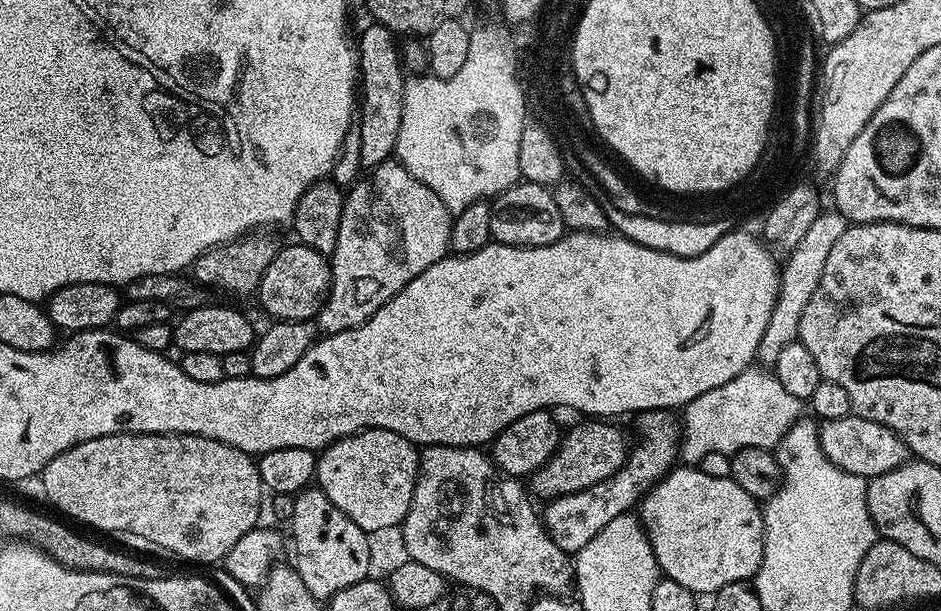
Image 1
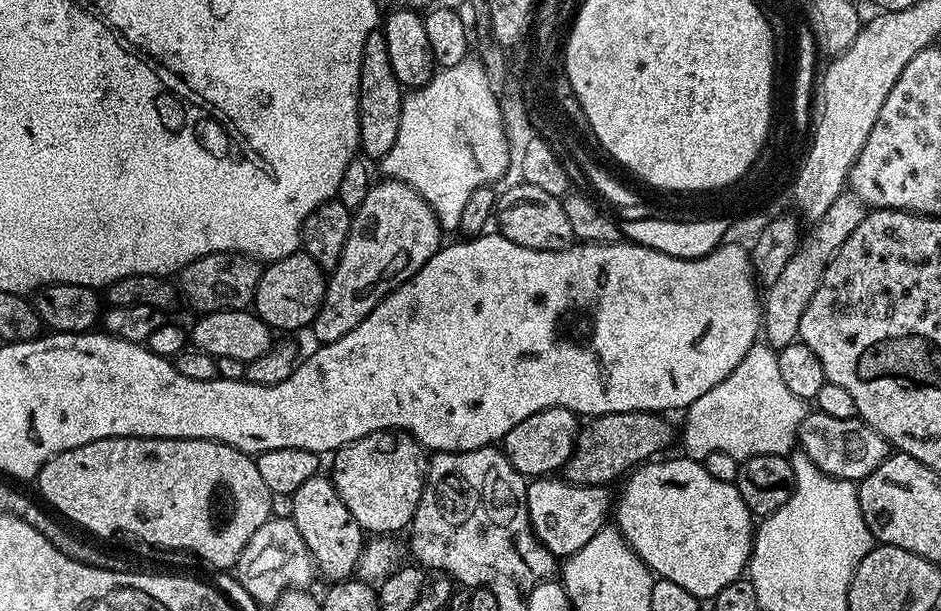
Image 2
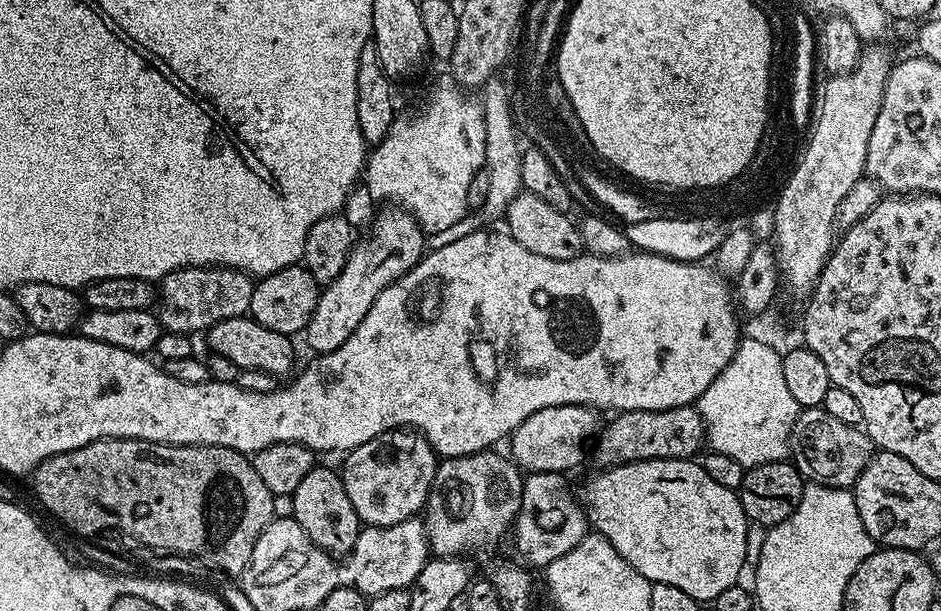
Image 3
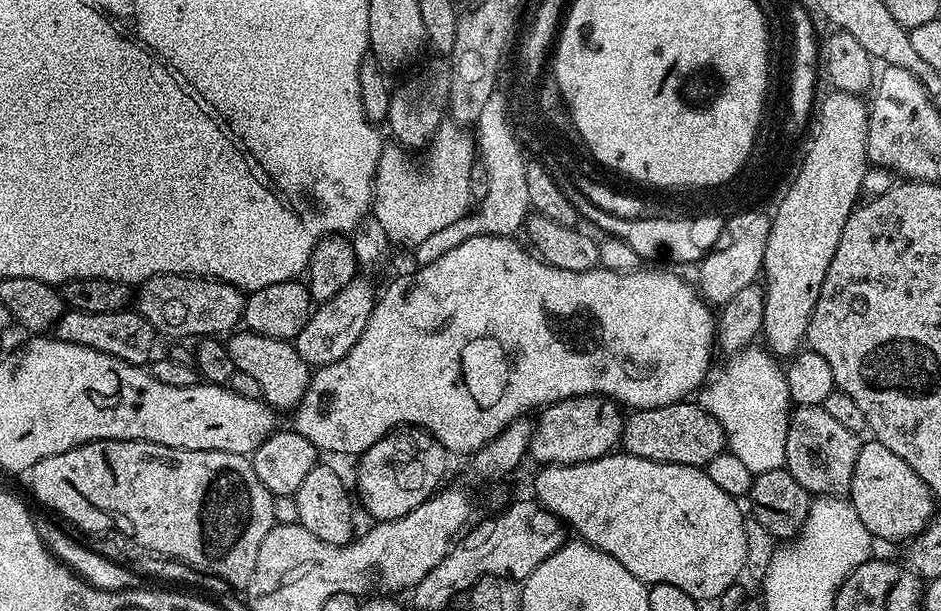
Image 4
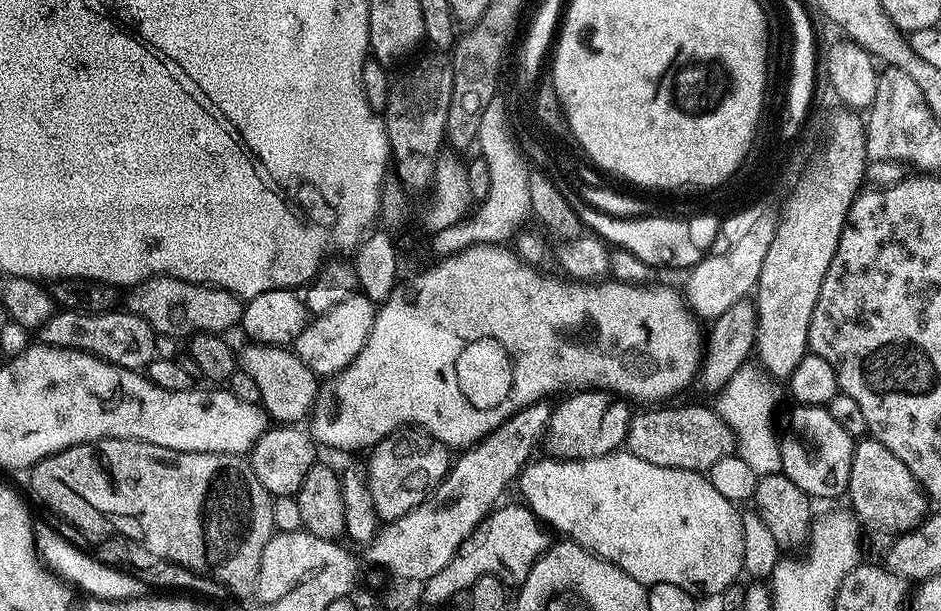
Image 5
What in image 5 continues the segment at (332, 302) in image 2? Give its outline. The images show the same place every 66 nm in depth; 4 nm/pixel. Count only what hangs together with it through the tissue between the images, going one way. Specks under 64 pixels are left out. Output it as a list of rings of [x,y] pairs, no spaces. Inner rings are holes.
[[[357,294],[348,298],[346,302],[340,302],[338,306],[334,306],[334,310],[309,319],[308,325],[296,339],[294,345],[296,356],[302,358],[302,362],[310,366],[310,370],[315,372],[317,377],[335,376],[344,368],[348,368],[368,344],[377,311],[377,305],[367,300],[364,295]]]

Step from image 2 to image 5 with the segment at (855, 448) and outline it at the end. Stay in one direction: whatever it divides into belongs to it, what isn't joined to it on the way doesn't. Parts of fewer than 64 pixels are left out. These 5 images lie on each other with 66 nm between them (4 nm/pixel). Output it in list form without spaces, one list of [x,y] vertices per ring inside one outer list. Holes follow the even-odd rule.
[[[796,406],[788,416],[788,429],[783,430],[779,437],[781,448],[781,466],[784,475],[798,486],[798,490],[805,492],[807,496],[824,500],[832,500],[835,496],[843,497],[848,490],[850,482],[850,466],[852,465],[852,450],[854,438],[830,418],[827,407],[824,406]]]

